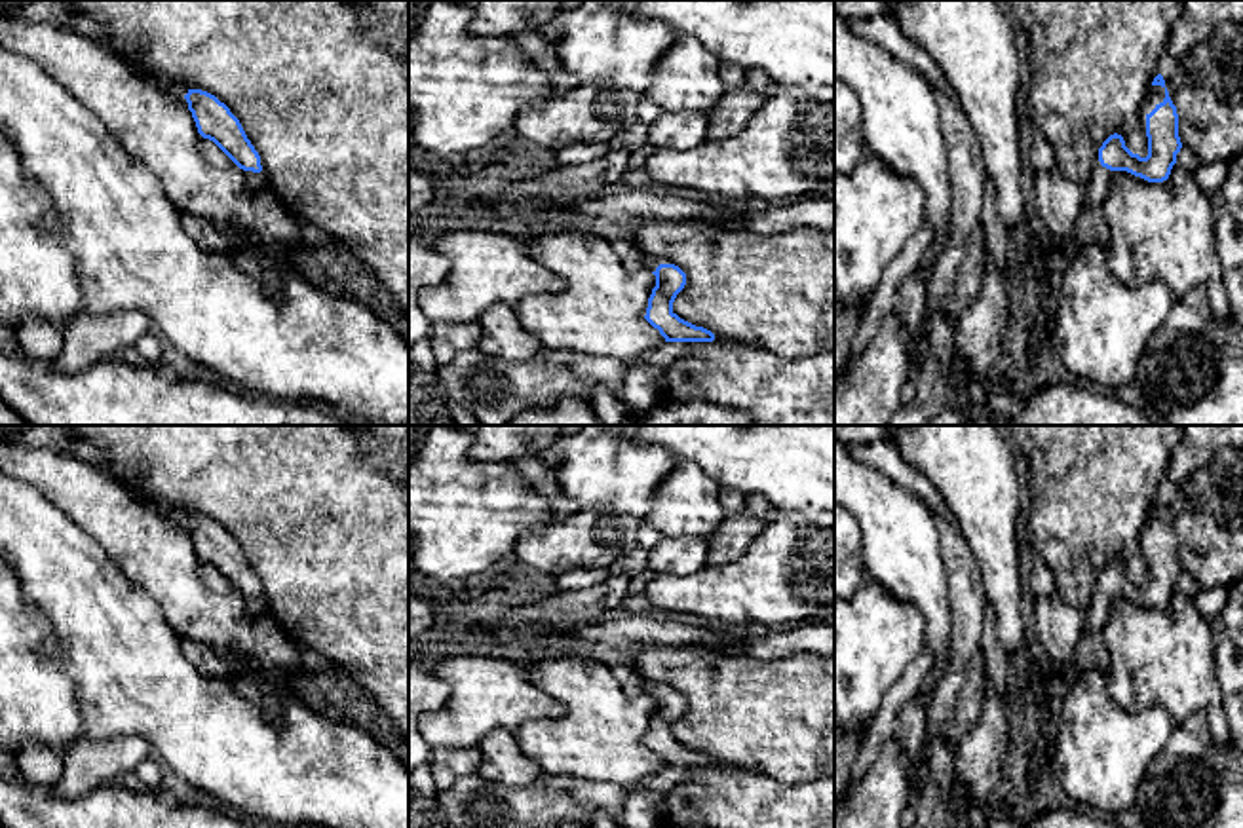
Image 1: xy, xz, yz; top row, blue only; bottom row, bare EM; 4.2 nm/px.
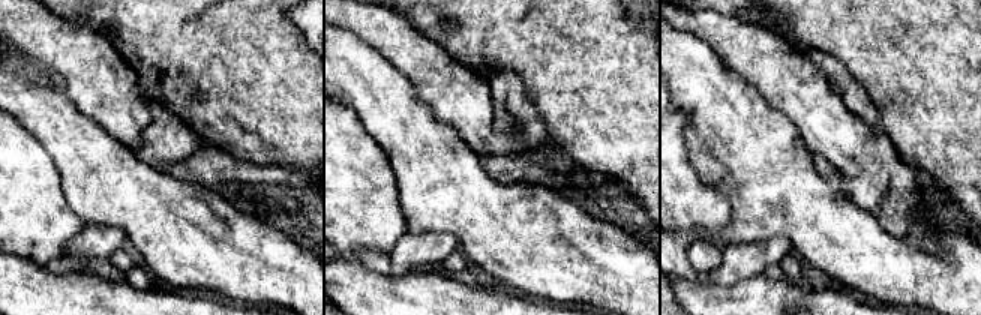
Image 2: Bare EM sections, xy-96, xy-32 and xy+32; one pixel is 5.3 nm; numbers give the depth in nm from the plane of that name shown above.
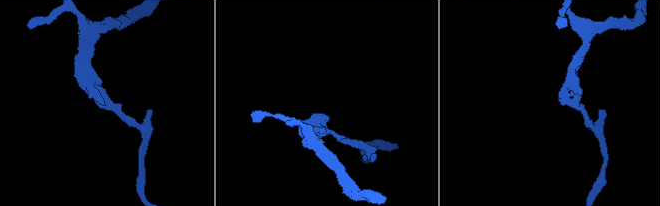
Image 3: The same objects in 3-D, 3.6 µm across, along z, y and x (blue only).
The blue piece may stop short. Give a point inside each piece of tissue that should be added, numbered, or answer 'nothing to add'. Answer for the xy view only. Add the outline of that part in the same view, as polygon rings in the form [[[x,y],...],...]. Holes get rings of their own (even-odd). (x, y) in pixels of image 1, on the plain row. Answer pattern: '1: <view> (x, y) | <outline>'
1: xy (255, 606) | [[[243,596],[245,608],[251,615],[260,615],[266,610],[264,598]]]

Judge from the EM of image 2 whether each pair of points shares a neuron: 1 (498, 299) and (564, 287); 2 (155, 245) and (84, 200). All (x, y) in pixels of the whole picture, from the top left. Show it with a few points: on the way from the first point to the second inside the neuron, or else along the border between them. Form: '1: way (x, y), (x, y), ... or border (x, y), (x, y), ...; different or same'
1: border (489, 281), (540, 299); different
2: way (137, 227), (110, 200), (102, 200); same

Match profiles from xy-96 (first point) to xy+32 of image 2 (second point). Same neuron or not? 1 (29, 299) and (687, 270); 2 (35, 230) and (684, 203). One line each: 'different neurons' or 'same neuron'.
1: different neurons
2: same neuron

